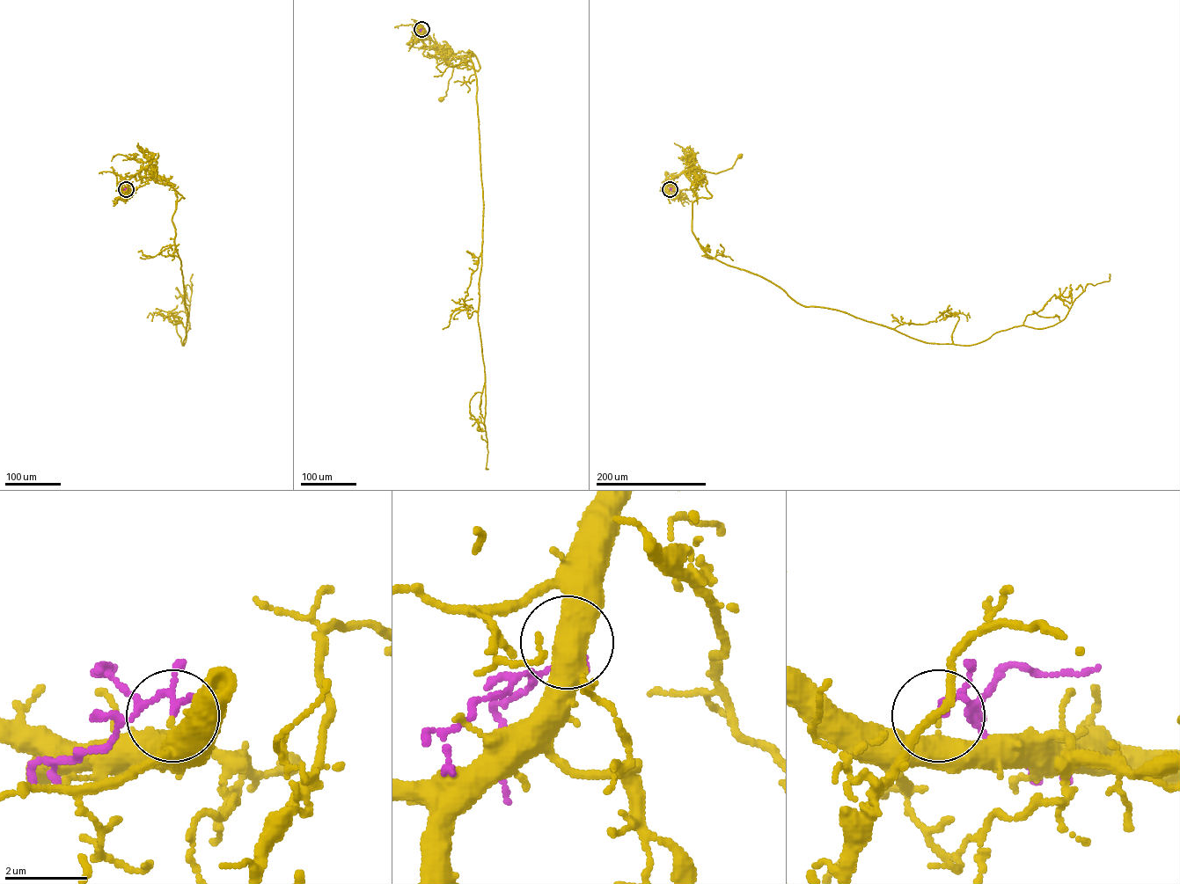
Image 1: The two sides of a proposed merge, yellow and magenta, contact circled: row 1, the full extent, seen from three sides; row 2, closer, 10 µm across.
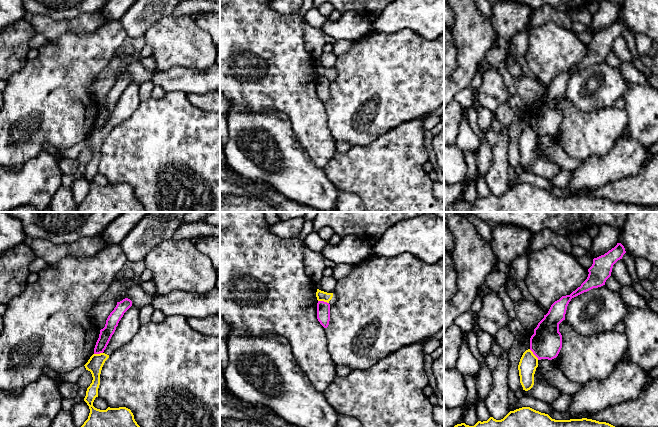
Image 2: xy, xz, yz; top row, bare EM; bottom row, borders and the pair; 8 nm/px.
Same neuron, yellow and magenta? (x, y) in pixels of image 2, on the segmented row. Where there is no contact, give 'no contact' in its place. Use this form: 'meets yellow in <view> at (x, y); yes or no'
meets yellow in xz at (323, 300); no

